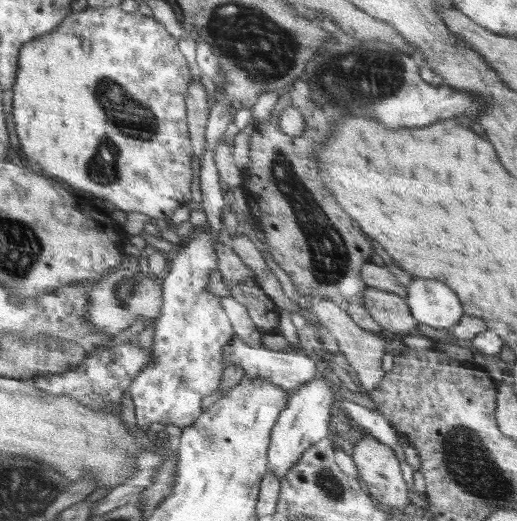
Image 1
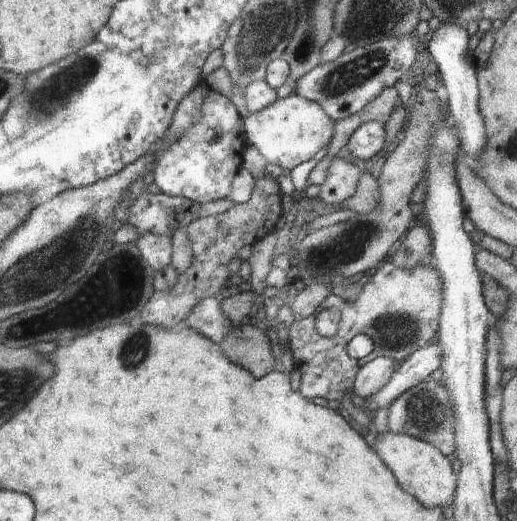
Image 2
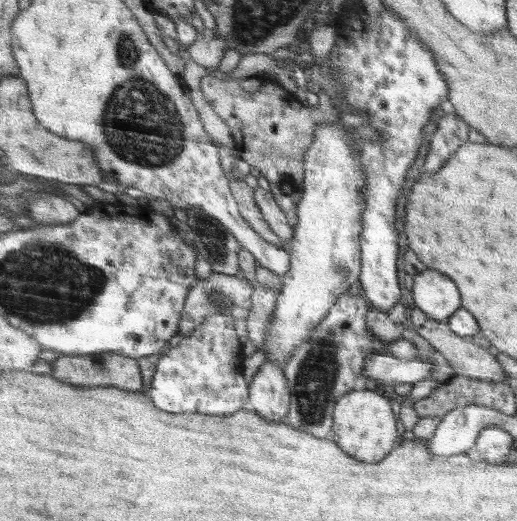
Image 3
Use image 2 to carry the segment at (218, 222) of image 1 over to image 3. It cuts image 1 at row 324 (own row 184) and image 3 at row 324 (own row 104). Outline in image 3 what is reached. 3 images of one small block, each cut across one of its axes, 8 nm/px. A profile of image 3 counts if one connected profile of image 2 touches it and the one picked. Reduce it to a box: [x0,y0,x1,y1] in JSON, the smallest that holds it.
[146,313,249,415]

